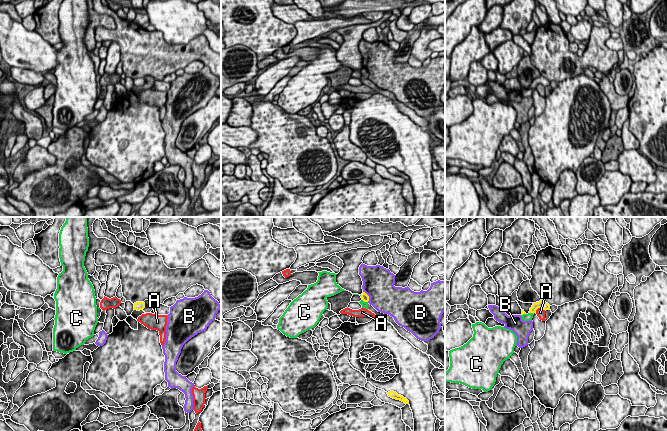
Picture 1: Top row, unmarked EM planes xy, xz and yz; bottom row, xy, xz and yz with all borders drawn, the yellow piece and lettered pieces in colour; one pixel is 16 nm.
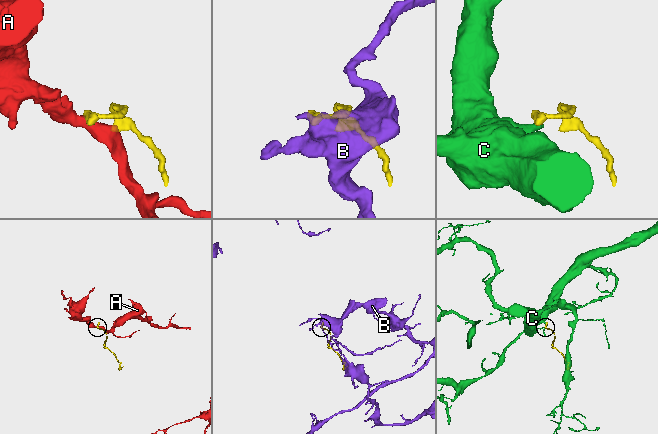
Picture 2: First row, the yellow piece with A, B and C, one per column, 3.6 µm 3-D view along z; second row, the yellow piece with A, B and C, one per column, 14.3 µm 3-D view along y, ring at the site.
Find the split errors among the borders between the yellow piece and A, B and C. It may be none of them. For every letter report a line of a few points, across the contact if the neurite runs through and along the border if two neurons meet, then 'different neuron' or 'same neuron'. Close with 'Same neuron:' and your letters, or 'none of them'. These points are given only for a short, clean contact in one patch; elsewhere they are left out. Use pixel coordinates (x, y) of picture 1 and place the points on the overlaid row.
A: line yz (545, 310), (538, 308), (535, 311); different neuron
B: line xz (363, 291), (368, 296), (368, 301); different neuron
C: line yz (529, 312), (532, 313); different neuron
Same neuron: none of them

